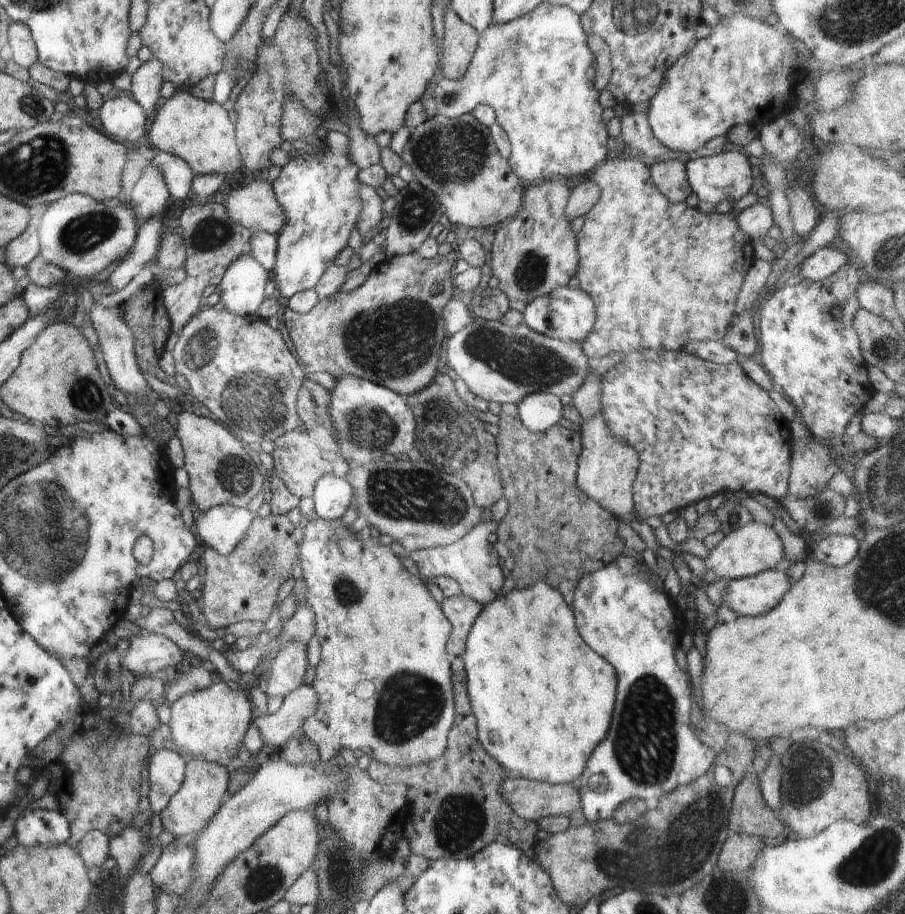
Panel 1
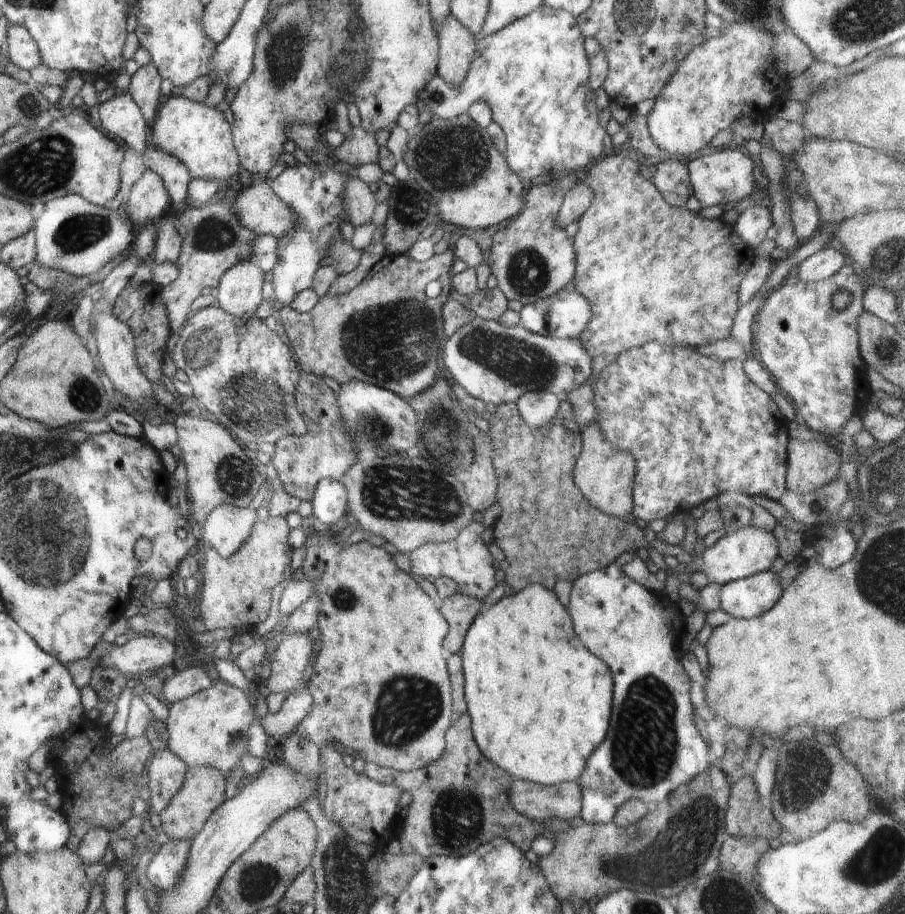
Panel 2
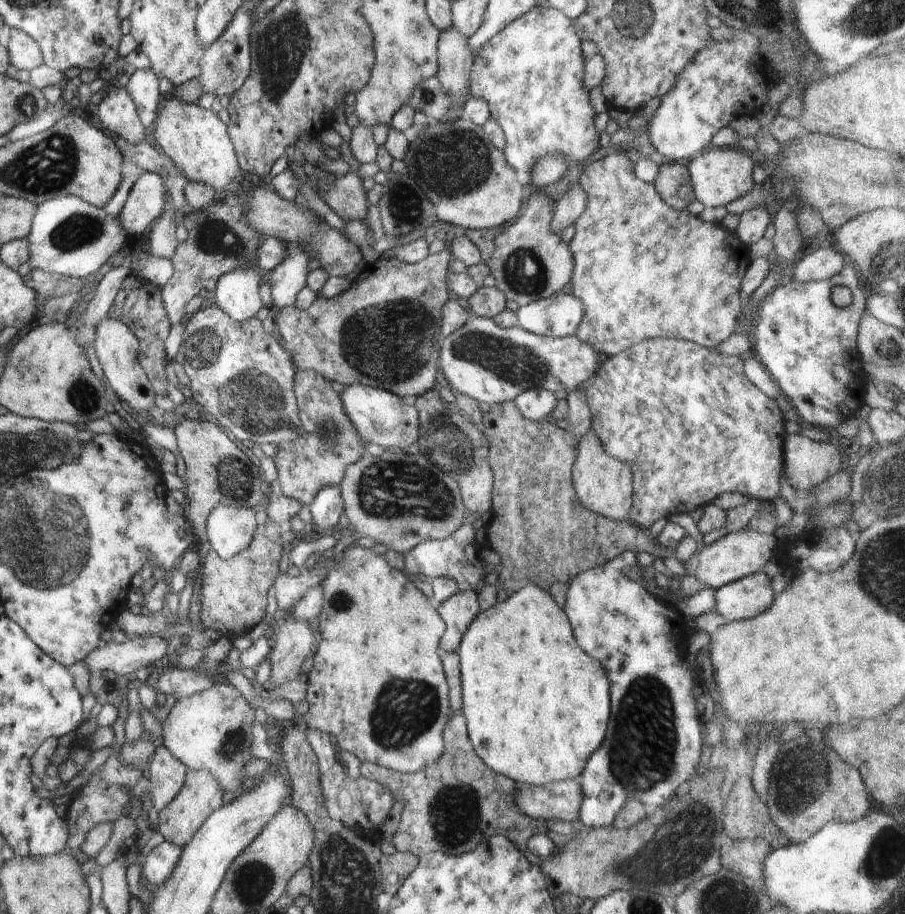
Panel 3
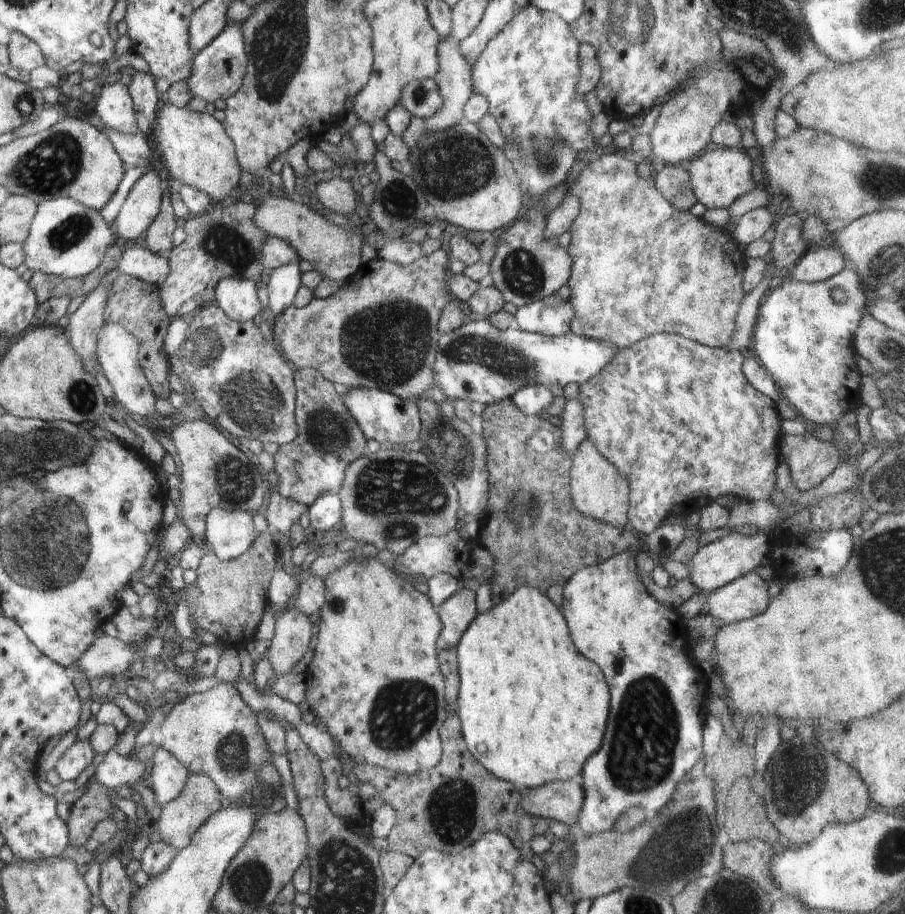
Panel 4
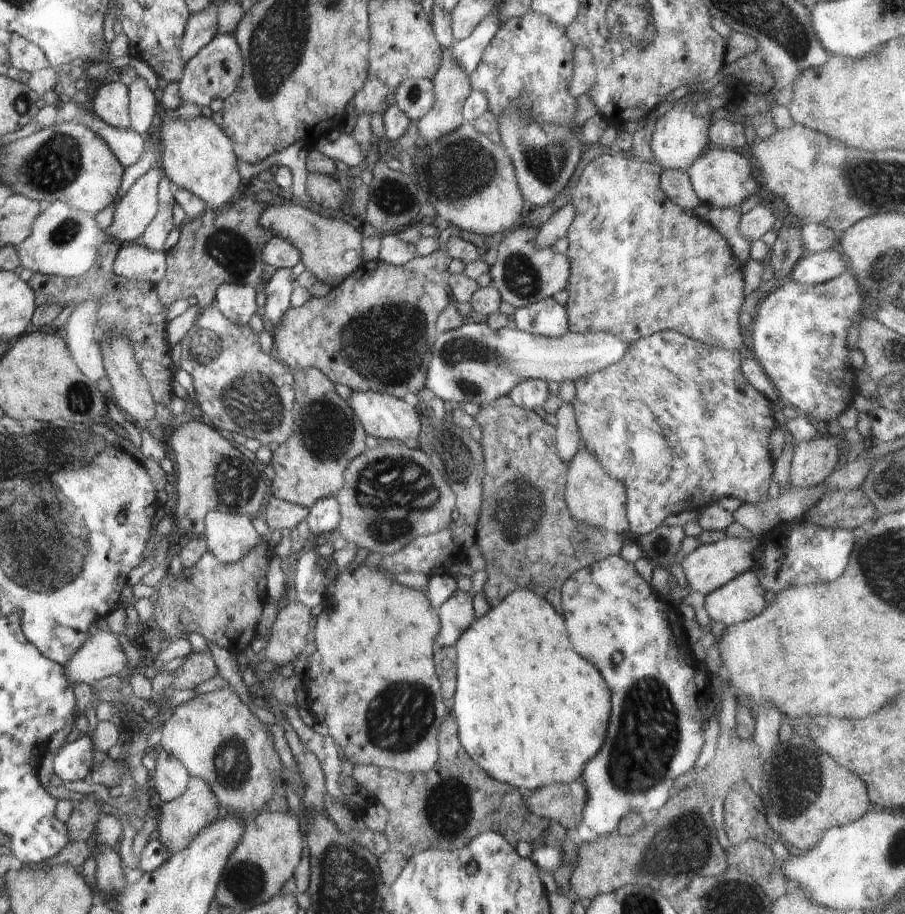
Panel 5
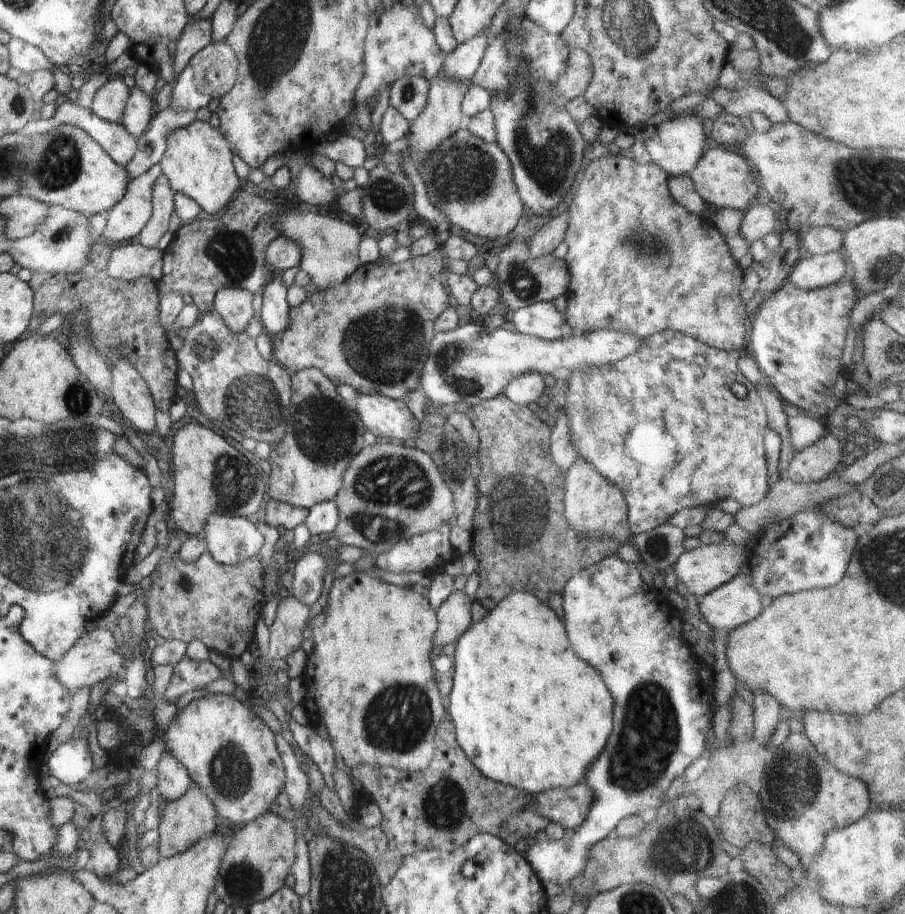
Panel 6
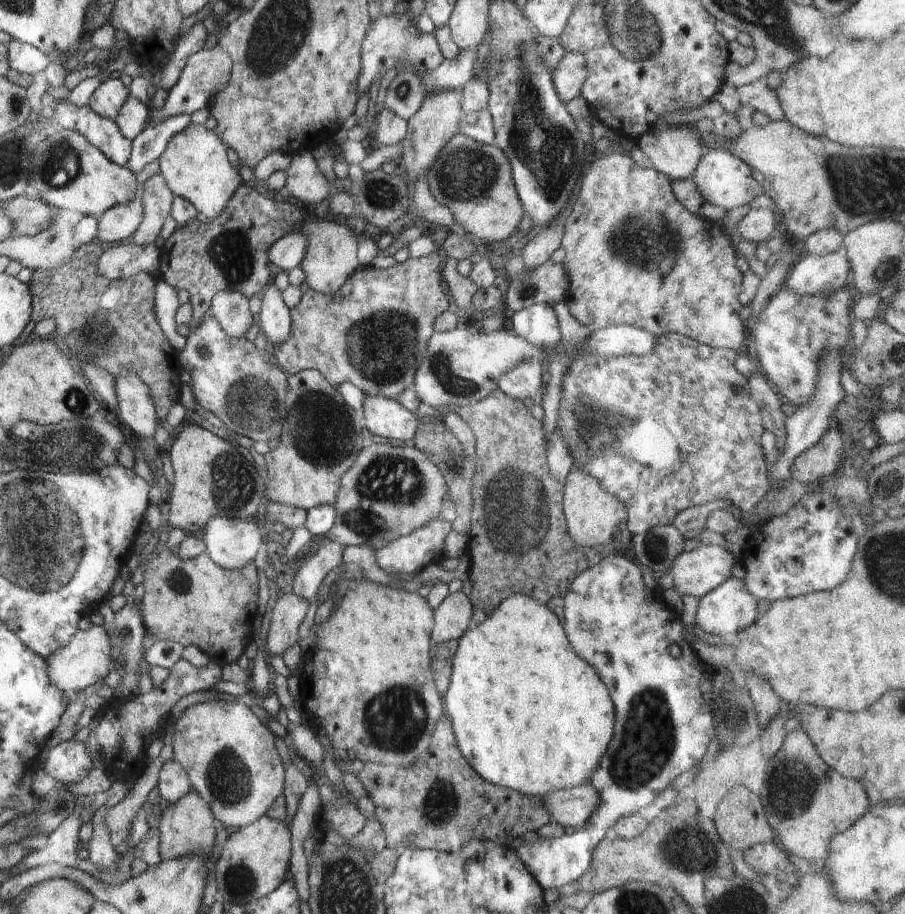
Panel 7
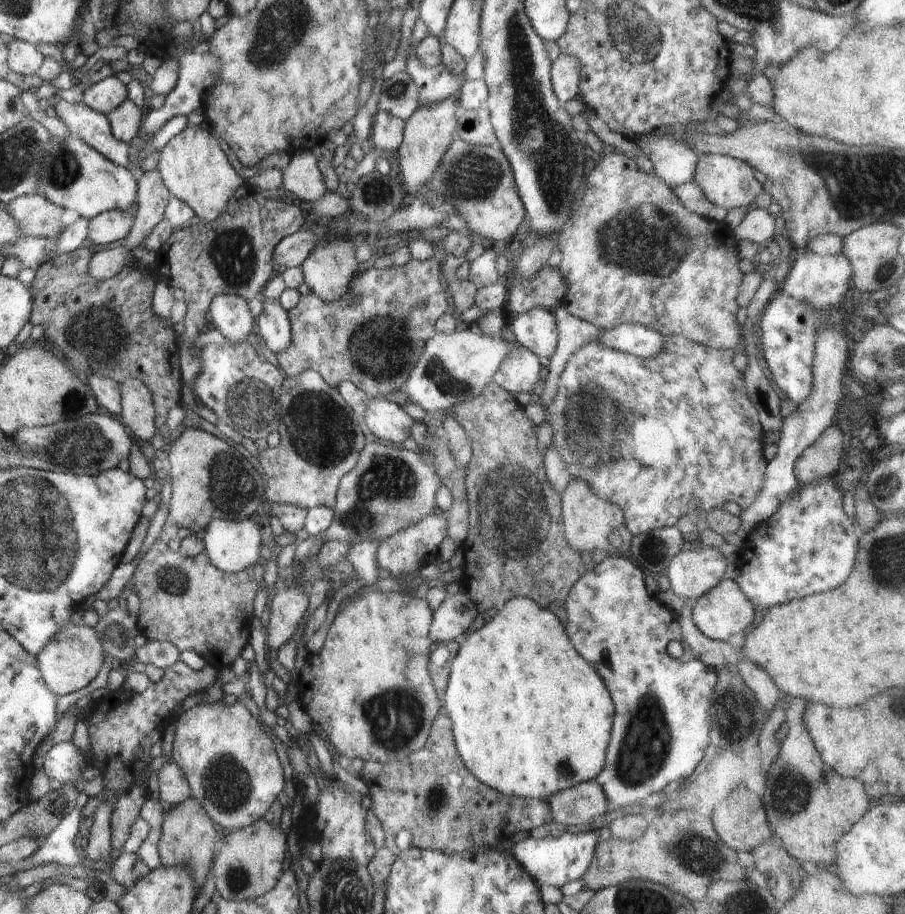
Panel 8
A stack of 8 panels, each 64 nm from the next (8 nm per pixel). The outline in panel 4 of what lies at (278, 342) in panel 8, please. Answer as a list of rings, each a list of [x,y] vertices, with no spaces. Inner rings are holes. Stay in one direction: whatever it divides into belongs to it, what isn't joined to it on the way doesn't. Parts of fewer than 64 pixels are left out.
[[[299,257],[290,262],[275,268],[266,285],[269,293],[268,308],[272,314],[282,314],[290,305],[293,304],[294,297],[298,288],[302,286],[302,272],[300,270],[301,259]]]

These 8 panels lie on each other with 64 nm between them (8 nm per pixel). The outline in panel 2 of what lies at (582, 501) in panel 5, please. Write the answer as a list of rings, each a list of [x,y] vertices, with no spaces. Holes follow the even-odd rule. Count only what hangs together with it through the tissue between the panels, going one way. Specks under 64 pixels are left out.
[[[598,422],[581,430],[582,452],[576,461],[573,478],[578,490],[588,500],[590,506],[598,508],[608,516],[624,518],[633,507],[634,462],[626,452],[616,452],[604,438]]]

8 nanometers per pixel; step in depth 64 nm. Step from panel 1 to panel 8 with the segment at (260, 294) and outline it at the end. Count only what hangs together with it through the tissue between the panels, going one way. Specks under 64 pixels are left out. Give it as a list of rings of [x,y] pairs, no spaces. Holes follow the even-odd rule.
[[[236,294],[216,295],[209,306],[208,321],[232,344],[247,340],[248,334],[256,331],[249,303]]]

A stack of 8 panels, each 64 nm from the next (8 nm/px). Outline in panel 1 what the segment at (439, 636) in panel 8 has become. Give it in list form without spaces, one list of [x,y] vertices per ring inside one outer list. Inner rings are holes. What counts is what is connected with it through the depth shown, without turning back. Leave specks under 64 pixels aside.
[[[462,594],[445,597],[440,605],[452,626],[450,638],[446,642],[448,657],[462,656],[468,633],[484,606]]]

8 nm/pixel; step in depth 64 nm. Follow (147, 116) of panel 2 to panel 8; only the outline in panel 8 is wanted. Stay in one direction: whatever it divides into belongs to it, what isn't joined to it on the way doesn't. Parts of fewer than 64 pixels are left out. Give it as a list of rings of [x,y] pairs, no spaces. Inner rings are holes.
[[[126,99],[118,108],[115,108],[107,118],[112,128],[112,134],[130,144],[130,140],[140,132],[144,120],[142,107],[136,106],[130,99]]]

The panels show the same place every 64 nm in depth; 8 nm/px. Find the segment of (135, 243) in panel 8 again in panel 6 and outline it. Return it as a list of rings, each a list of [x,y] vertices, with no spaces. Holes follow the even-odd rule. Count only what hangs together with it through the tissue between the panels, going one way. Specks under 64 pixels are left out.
[[[160,174],[156,178],[154,190],[152,190],[152,216],[137,238],[142,246],[158,247],[158,242],[168,232],[170,216],[175,212],[174,193],[168,178],[164,174]]]

